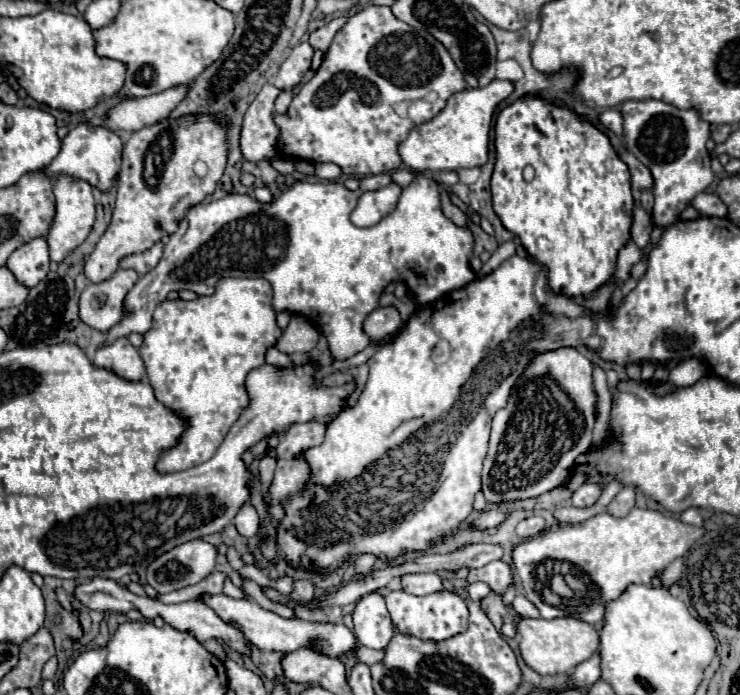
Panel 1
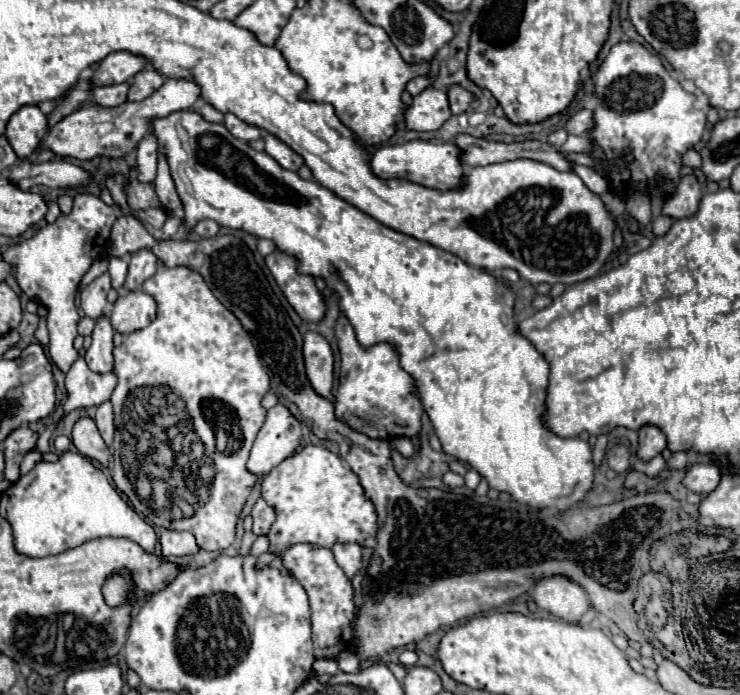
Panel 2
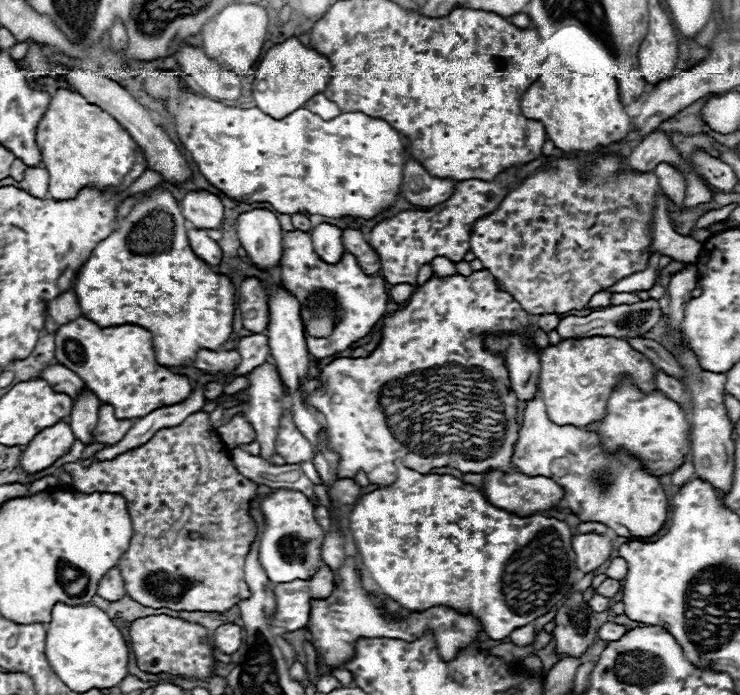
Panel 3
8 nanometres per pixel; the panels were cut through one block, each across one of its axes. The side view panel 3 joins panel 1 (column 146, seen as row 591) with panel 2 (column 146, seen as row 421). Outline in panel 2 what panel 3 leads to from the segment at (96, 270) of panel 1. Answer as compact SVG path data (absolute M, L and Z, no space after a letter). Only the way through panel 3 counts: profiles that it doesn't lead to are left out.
M132 172L130 184L128 184L128 204L134 212L146 210L146 208L160 208L160 200L154 192L154 184L140 184L136 180L136 172Z

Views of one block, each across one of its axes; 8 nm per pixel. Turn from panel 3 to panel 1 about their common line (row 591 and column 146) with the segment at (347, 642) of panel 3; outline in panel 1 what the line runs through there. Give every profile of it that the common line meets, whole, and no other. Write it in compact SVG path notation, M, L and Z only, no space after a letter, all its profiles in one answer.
M224 278L218 282L212 296L200 296L198 300L164 300L156 312L152 328L144 334L140 356L148 368L148 380L156 398L172 408L176 414L188 420L188 428L180 438L180 444L166 450L158 460L160 472L178 472L198 466L210 460L228 434L230 426L238 420L240 412L248 406L248 394L244 390L246 374L252 368L264 364L264 354L280 338L276 326L276 314L272 310L272 288L262 278Z

